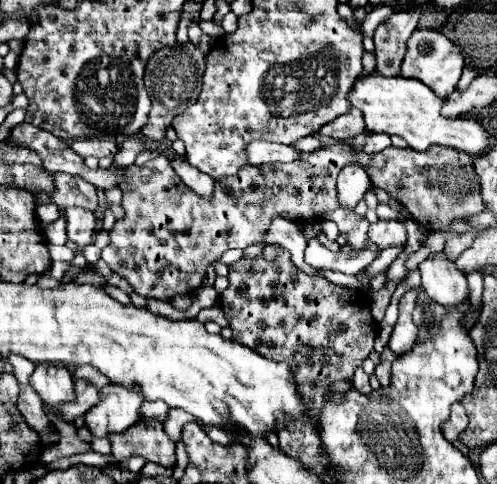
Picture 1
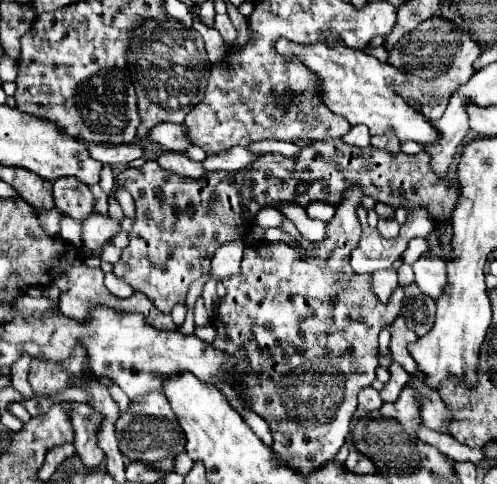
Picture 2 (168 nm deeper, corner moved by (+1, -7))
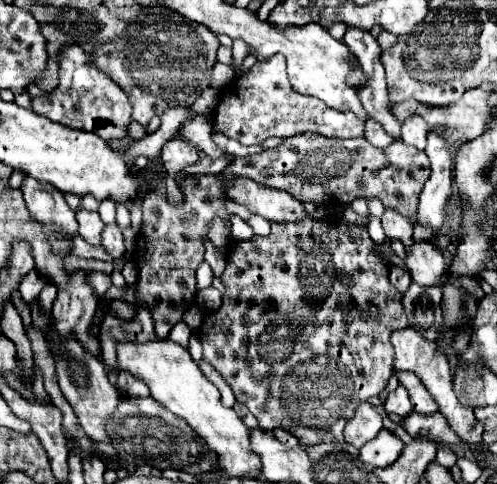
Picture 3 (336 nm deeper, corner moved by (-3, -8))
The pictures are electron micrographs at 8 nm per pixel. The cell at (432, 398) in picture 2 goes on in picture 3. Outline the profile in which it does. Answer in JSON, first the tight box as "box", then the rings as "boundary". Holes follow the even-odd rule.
{"box":[397,372,437,414],"boundary":[[[397,372],[397,380],[401,386],[407,388],[415,412],[419,414],[437,412],[437,404],[433,402],[429,392],[425,392],[425,386],[421,384],[421,380],[417,380],[417,376],[413,376],[413,372]]]}

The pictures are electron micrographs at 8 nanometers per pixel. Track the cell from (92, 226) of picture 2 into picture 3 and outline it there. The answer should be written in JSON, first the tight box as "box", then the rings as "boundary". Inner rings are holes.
{"box":[103,224,125,258],"boundary":[[[117,224],[105,226],[103,230],[103,248],[113,256],[113,258],[123,258],[125,254],[125,244],[123,244],[123,234]]]}

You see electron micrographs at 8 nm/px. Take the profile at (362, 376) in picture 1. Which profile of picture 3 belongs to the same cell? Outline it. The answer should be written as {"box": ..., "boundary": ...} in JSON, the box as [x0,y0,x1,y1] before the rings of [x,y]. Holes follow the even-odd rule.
{"box":[343,402,383,450],"boundary":[[[365,402],[357,408],[355,416],[347,422],[343,436],[345,436],[347,444],[351,444],[359,450],[369,440],[373,440],[381,428],[383,428],[383,418],[375,412],[375,406]]]}

